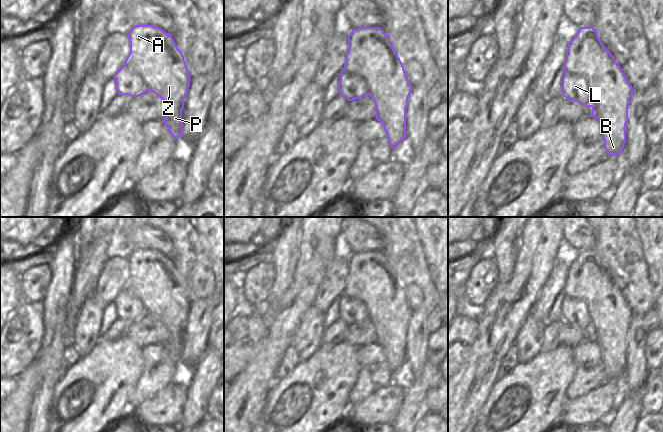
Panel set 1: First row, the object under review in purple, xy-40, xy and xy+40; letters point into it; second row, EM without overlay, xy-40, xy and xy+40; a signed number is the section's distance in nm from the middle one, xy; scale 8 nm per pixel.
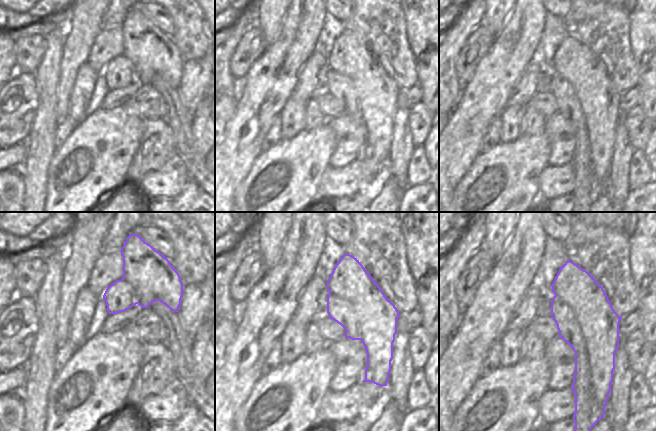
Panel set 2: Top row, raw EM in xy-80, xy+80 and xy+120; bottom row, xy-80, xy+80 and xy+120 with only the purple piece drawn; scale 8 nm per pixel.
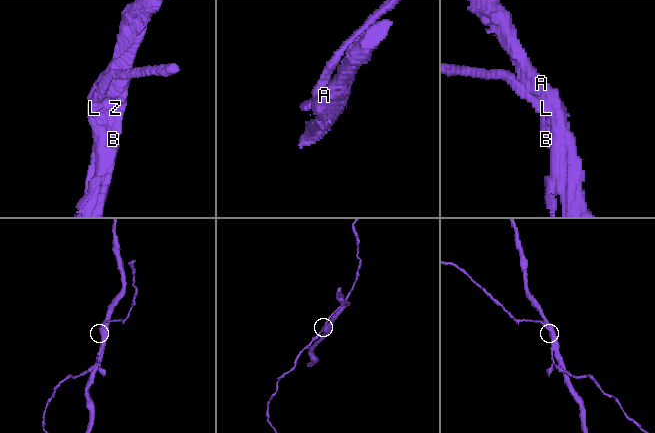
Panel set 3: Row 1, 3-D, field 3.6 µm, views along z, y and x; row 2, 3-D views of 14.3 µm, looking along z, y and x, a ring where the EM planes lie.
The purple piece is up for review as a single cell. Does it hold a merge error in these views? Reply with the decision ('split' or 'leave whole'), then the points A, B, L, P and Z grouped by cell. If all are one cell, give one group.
split | A Z / B L P

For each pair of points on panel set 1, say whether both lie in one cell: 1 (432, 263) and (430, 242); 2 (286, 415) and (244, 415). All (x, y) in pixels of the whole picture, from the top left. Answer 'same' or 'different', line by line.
1: same
2: different

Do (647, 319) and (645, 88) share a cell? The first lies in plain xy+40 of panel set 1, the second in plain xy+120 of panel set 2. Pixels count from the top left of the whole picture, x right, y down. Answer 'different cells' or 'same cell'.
different cells

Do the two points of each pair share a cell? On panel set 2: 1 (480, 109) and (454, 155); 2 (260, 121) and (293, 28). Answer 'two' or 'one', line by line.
1: one
2: one

